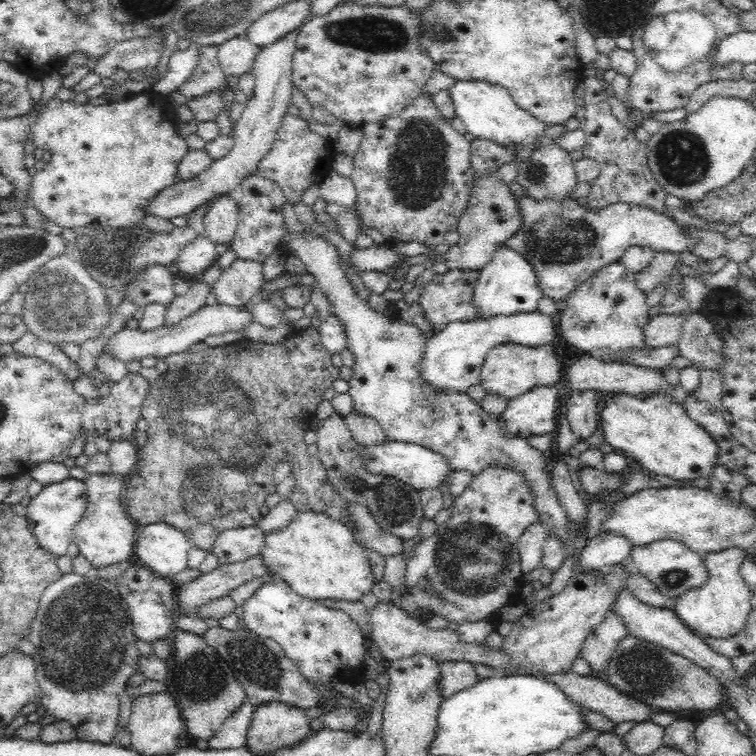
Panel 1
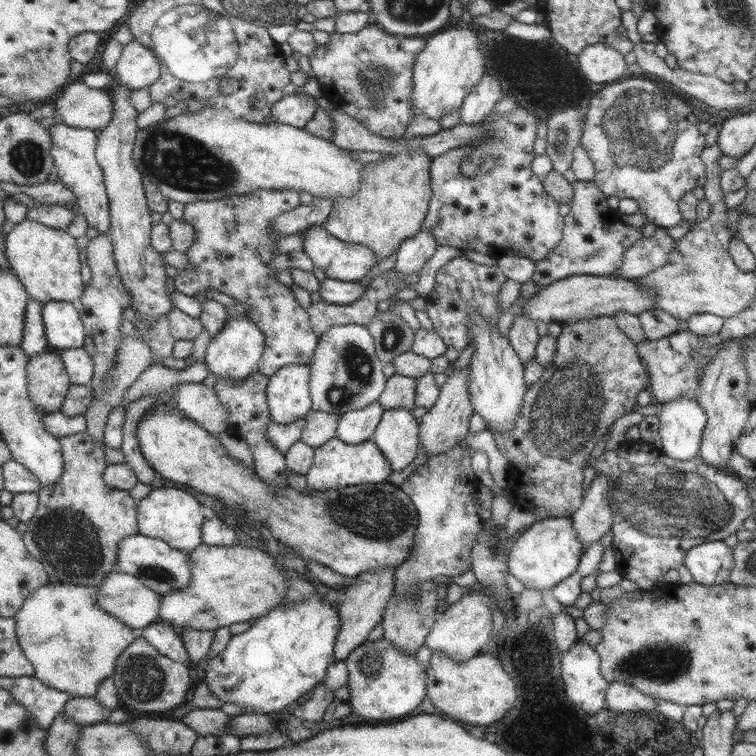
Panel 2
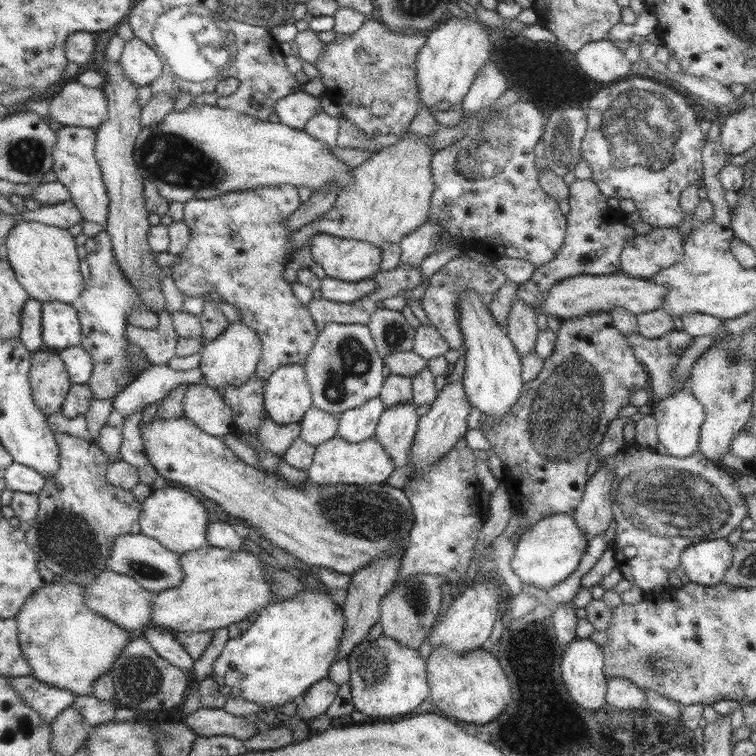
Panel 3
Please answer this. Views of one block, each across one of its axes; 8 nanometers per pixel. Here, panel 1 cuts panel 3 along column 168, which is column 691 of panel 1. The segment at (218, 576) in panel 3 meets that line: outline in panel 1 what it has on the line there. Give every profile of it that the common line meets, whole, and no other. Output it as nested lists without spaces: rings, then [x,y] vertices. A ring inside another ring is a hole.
[[[728,547],[726,550],[715,551],[703,556],[707,567],[707,581],[698,588],[687,590],[675,600],[672,608],[675,616],[701,638],[728,638],[739,632],[747,621],[753,608],[755,595],[748,589],[739,573],[739,566],[744,558],[744,550]]]

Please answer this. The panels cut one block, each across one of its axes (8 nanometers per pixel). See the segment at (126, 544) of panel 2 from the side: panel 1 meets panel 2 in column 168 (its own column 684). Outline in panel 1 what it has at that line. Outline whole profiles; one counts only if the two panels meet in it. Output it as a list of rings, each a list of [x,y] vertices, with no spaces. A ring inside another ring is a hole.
[[[665,539],[647,546],[636,546],[631,550],[629,558],[635,565],[635,571],[650,579],[664,597],[676,599],[687,590],[698,588],[707,581],[707,567],[704,566],[703,556],[680,542]]]

